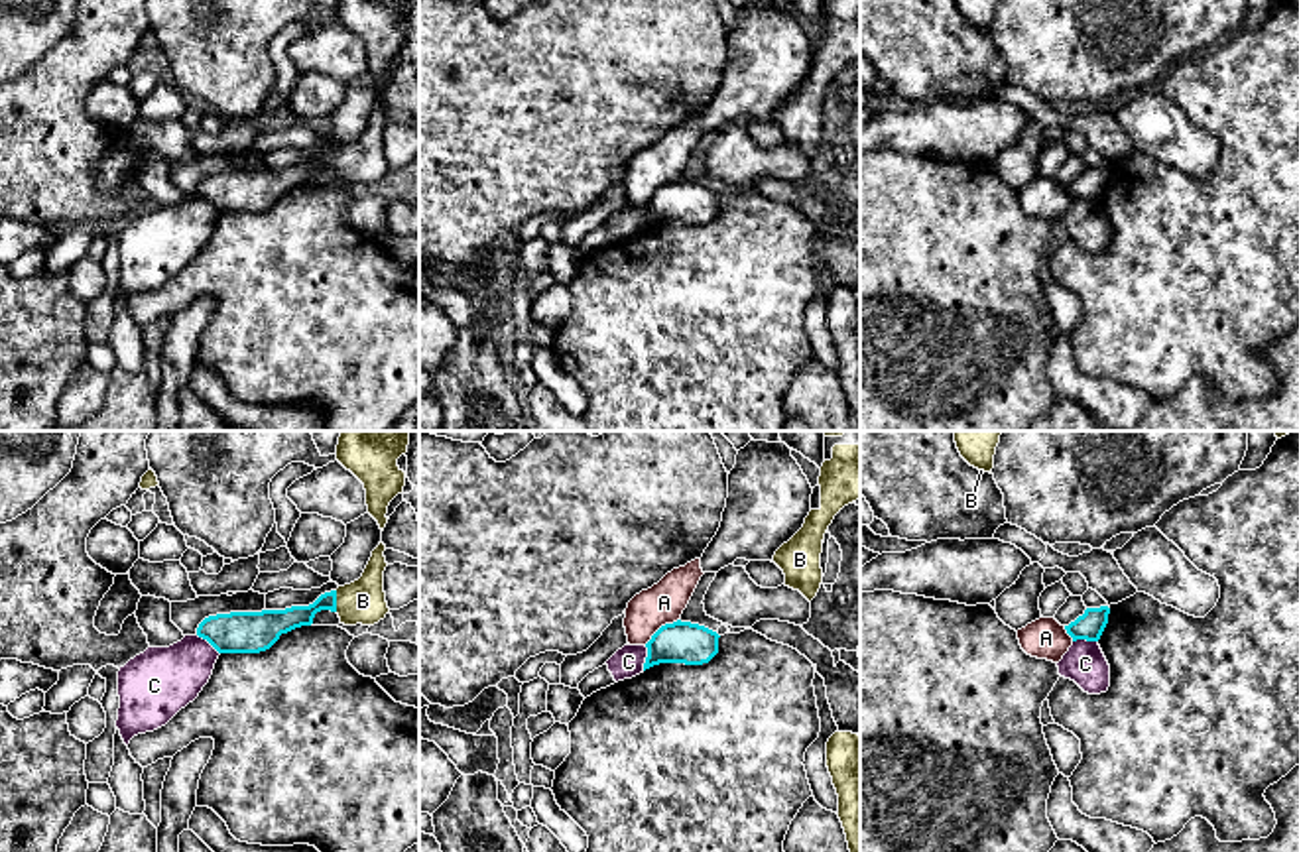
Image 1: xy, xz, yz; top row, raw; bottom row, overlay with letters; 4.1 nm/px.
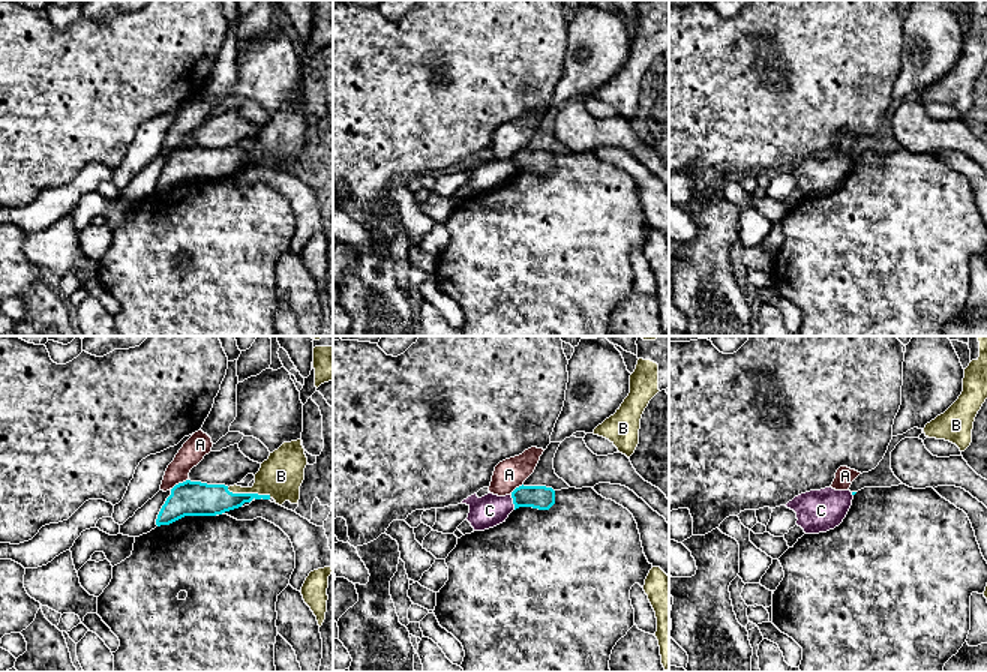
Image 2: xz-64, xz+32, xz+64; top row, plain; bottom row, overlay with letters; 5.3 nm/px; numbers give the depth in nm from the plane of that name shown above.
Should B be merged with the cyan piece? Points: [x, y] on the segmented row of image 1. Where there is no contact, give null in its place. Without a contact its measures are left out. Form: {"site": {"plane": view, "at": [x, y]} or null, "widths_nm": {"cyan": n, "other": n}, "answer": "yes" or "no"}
{"site": {"plane": "xy", "at": [335, 601]}, "widths_nm": {"cyan": 100, "other": 180}, "answer": "yes"}

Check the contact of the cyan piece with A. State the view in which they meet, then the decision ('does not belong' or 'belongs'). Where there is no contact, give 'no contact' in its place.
meets cyan in xz; does not belong

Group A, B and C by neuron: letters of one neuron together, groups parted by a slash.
A / B / C

